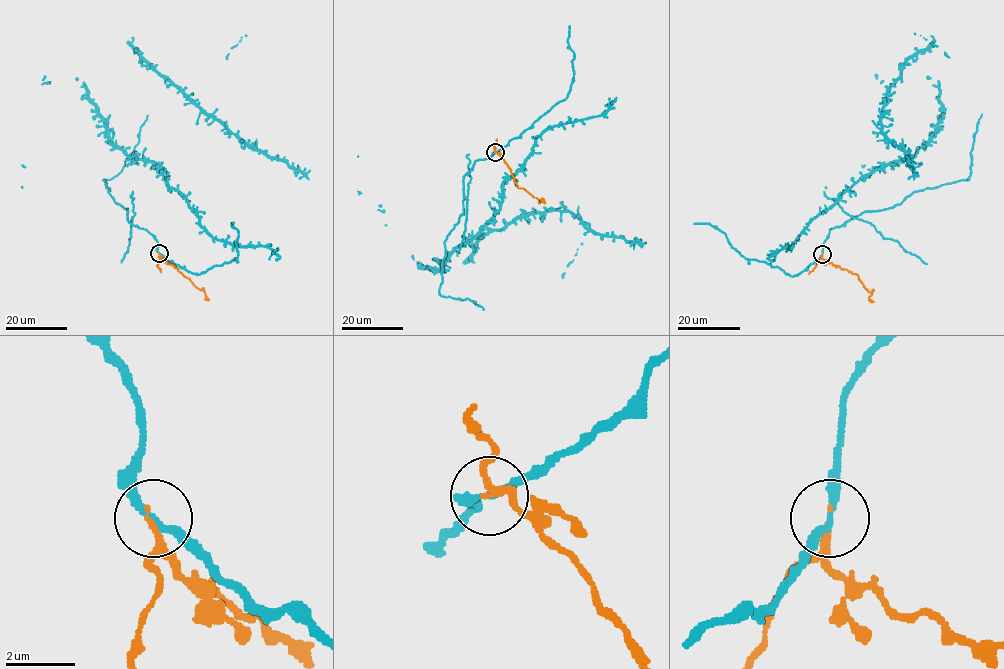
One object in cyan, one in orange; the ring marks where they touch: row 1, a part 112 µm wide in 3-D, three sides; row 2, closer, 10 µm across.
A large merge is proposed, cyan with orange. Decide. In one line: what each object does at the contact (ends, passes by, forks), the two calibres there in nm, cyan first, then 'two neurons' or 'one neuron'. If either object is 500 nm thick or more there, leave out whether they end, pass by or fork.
cyan passes by | orange passes by | 190/150 nm | two neurons

